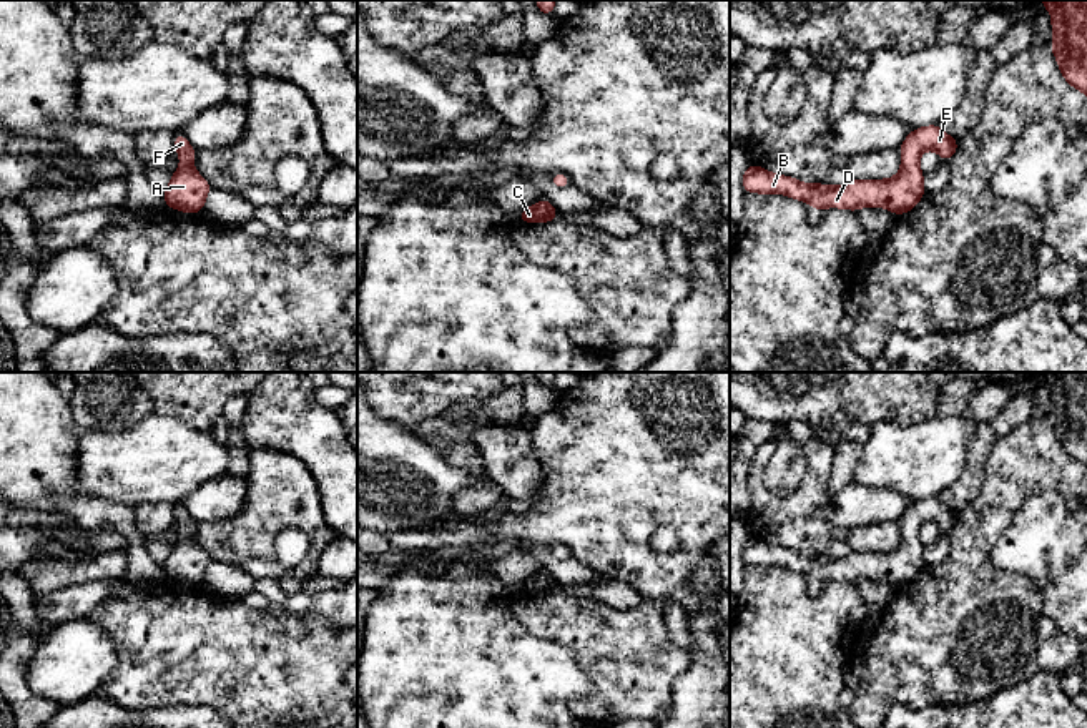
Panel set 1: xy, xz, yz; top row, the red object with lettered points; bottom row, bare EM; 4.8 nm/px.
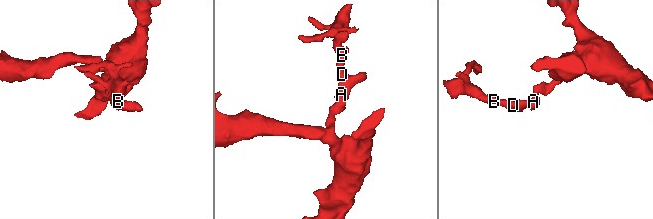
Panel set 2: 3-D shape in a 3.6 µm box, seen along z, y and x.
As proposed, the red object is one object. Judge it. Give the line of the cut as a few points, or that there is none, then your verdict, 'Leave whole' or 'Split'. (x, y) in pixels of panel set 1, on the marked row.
No split. Leave whole

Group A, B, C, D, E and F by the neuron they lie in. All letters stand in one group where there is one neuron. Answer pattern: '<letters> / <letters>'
A B C D E F

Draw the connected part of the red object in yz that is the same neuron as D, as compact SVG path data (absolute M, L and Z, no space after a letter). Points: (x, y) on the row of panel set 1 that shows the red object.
M931 125L912 130L906 136L899 148L901 171L891 180L851 180L844 186L806 184L750 163L741 186L746 193L781 193L793 199L808 201L814 211L846 208L856 213L863 206L881 206L899 216L911 211L926 193L924 173L917 166L921 153L936 150L942 161L949 161L957 146L959 141L946 135L941 125Z

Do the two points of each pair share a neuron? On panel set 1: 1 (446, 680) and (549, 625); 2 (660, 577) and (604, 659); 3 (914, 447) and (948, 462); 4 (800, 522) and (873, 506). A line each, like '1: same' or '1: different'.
1: different
2: different
3: same
4: different

